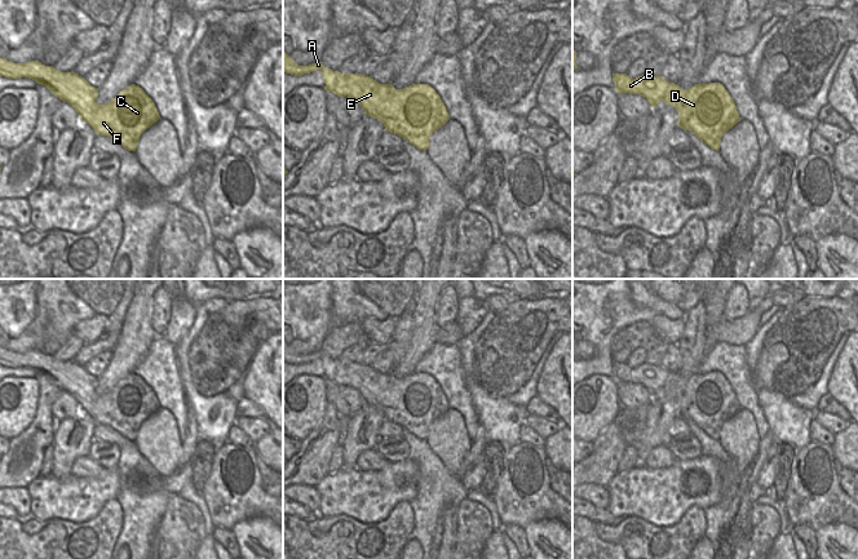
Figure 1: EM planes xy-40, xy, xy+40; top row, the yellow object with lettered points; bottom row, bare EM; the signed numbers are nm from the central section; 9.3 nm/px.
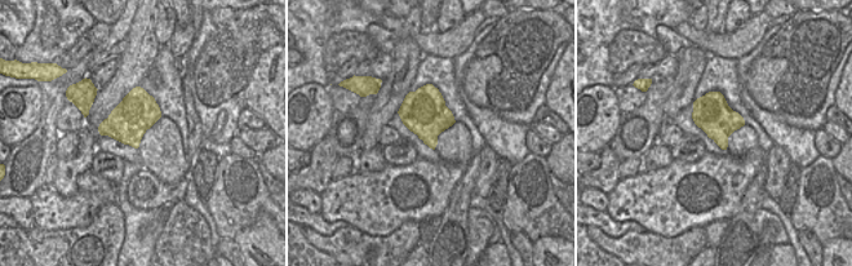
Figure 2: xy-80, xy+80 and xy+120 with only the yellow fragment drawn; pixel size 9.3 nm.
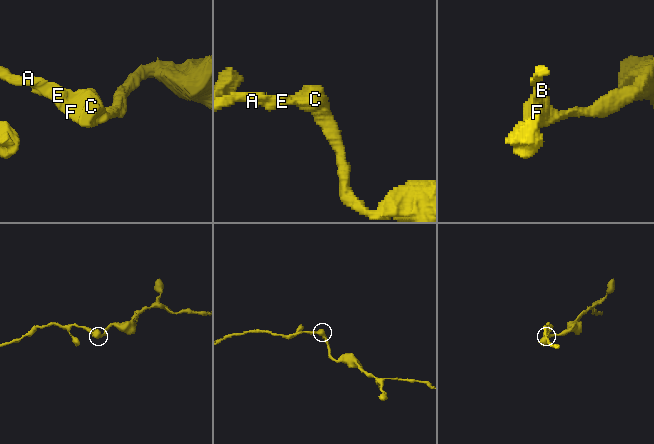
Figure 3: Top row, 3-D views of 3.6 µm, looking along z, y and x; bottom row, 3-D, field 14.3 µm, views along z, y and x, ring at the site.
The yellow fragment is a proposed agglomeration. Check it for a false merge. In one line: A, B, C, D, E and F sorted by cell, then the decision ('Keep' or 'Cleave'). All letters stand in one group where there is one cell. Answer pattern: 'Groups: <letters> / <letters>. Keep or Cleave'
Groups: A B C D E F. Keep

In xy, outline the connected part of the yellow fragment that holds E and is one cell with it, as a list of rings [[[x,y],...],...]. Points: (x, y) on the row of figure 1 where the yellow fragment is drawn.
[[[283,50],[283,72],[301,76],[317,70],[322,71],[327,92],[355,99],[366,115],[384,124],[385,130],[402,137],[419,150],[425,151],[430,136],[450,120],[441,97],[428,84],[395,89],[392,84],[379,84],[371,76],[358,72],[333,71],[322,62],[298,66]]]

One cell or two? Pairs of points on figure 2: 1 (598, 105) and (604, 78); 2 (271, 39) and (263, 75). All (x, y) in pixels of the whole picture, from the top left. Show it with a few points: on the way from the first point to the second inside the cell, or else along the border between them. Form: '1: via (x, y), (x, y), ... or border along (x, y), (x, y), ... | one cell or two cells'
1: border along (611, 85), (594, 84), (589, 88) | two cells
2: border along (273, 45), (261, 53) | two cells

